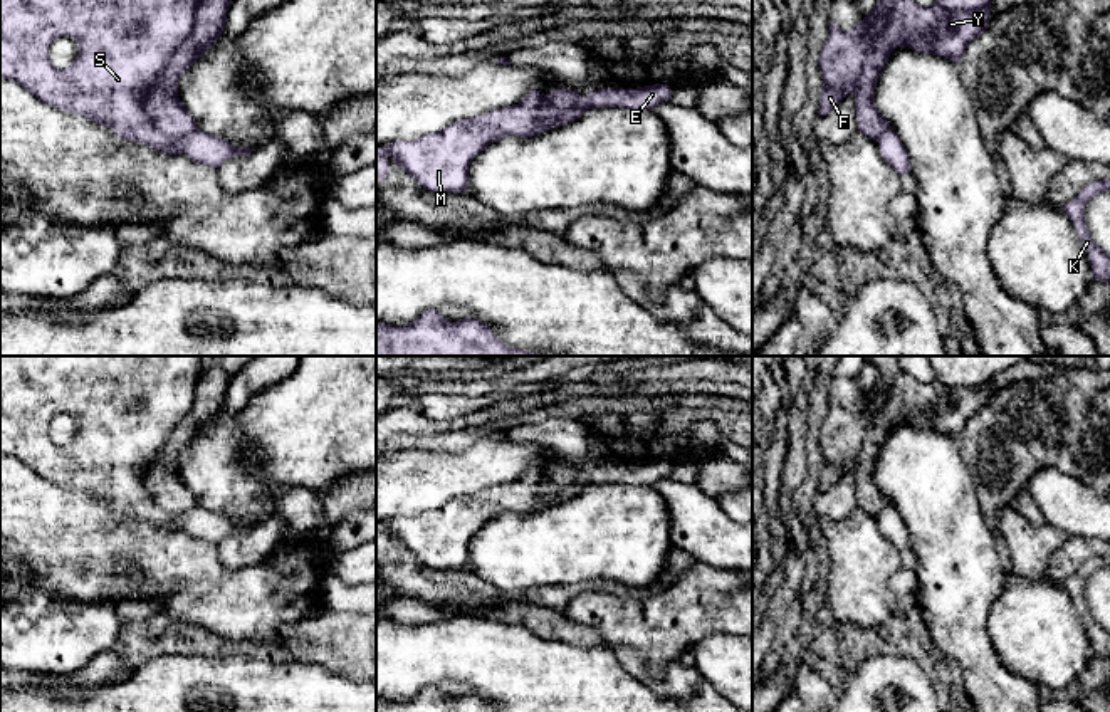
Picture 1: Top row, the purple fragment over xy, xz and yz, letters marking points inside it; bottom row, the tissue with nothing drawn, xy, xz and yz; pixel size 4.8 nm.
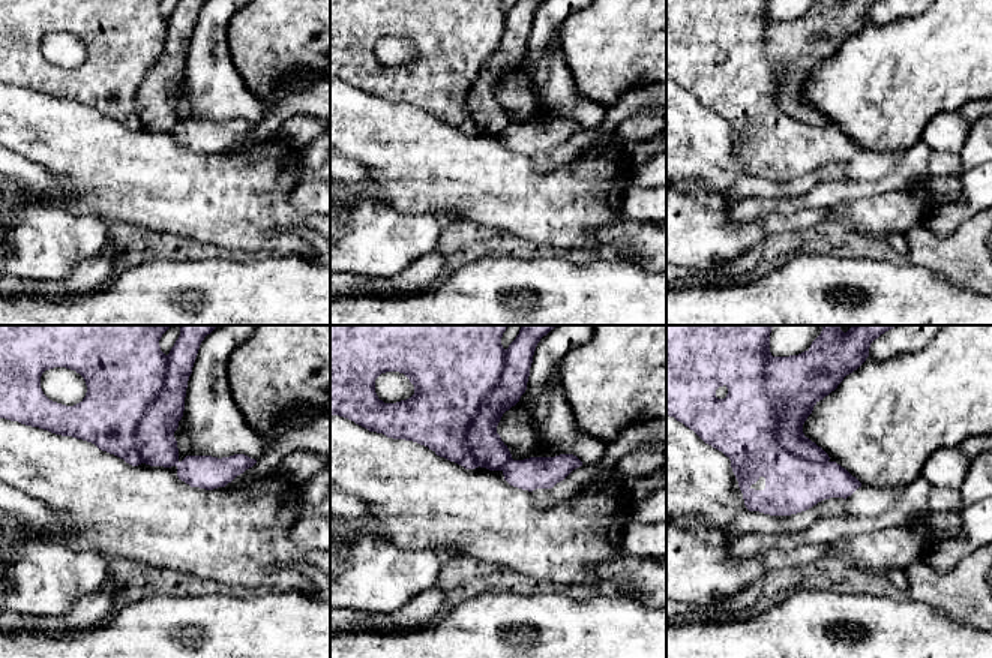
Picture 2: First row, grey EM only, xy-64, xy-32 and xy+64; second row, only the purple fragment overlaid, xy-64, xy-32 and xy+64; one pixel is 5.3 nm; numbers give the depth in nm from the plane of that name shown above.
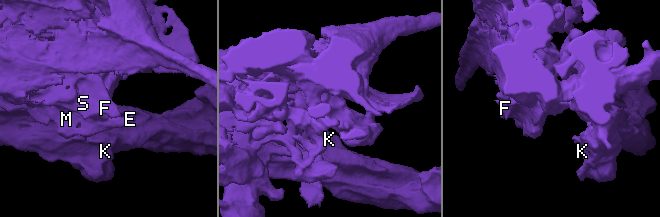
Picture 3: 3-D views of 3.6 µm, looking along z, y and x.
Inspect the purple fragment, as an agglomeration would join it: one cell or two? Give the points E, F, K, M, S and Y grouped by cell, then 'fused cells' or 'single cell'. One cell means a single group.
E F K M S / Y | fused cells

